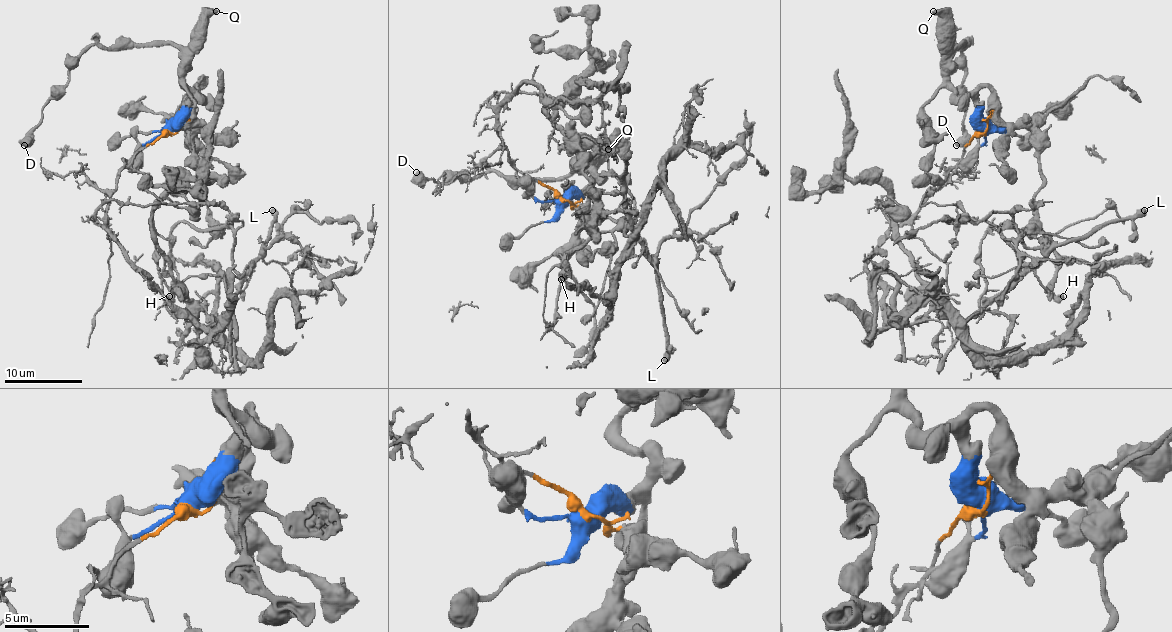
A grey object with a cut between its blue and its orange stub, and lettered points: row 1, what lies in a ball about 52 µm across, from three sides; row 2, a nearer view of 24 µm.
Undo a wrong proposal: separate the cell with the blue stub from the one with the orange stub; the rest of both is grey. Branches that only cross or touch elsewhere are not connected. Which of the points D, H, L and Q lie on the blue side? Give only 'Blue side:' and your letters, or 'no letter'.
Blue side: D, Q

